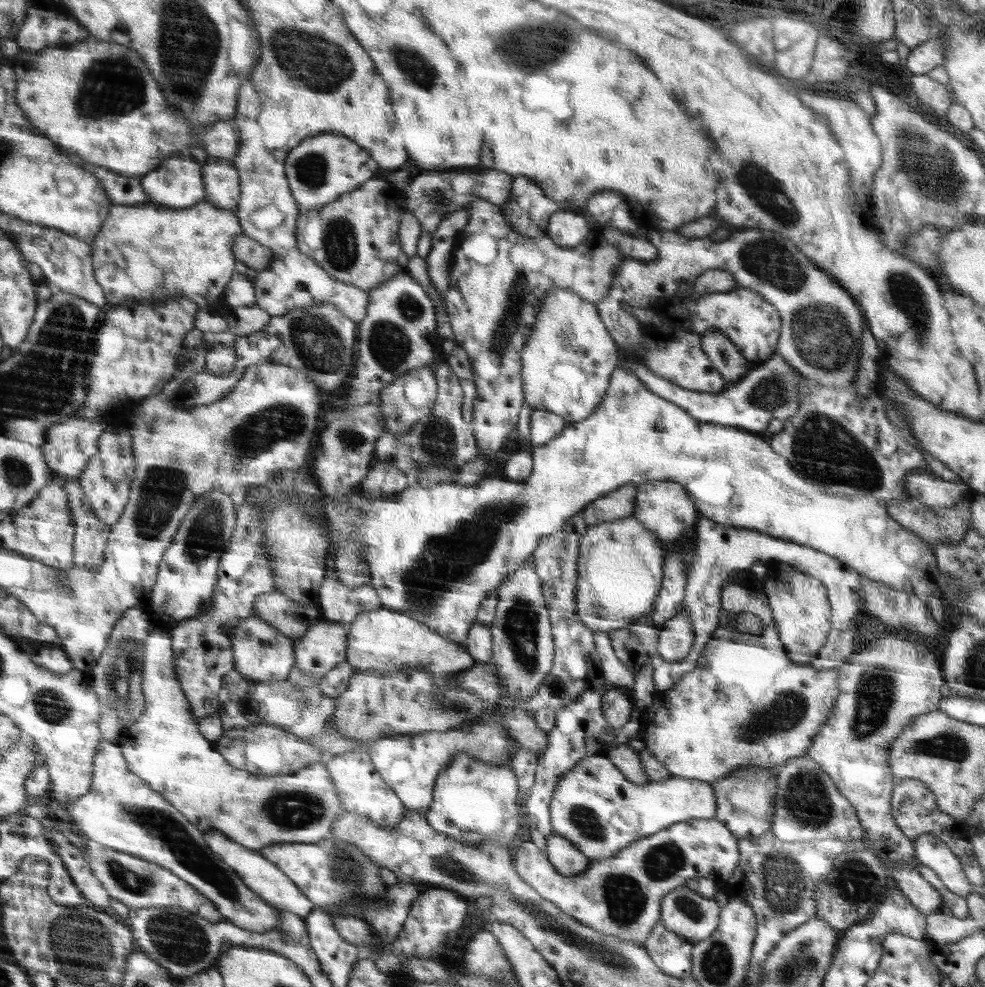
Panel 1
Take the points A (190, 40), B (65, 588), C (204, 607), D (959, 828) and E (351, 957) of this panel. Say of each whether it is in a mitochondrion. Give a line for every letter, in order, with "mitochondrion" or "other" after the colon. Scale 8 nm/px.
A: mitochondrion
B: mitochondrion
C: other
D: other
E: other

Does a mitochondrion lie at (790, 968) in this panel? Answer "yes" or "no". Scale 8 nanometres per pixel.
yes

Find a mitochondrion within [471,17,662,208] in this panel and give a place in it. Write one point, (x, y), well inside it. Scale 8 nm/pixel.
(527, 40)

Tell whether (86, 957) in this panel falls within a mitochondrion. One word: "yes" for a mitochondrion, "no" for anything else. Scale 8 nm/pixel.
yes

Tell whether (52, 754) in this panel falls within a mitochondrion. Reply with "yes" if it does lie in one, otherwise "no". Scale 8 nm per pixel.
no

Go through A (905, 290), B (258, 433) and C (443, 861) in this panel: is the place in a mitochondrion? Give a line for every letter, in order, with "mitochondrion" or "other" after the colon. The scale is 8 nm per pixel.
A: mitochondrion
B: mitochondrion
C: mitochondrion

